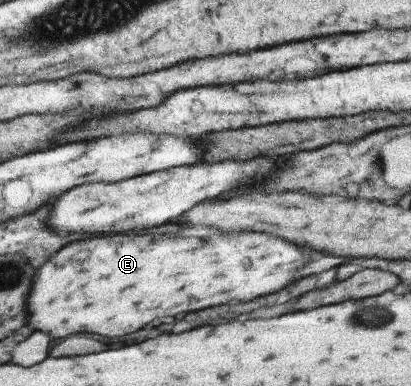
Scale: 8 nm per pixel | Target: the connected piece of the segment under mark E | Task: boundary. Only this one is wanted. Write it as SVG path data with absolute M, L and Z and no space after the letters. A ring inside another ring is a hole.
M241 232L241 234L223 234L223 236L209 236L205 238L191 238L189 236L163 236L163 234L155 234L155 240L147 240L141 234L107 234L107 236L91 236L79 242L71 242L67 246L63 246L57 254L53 254L45 264L41 264L31 280L31 292L27 294L27 326L31 326L33 330L39 332L47 332L51 338L61 340L69 334L79 334L79 332L87 332L87 334L95 334L95 336L103 336L103 338L119 338L123 334L131 334L139 328L143 328L147 322L155 320L155 318L173 318L181 312L193 312L193 310L201 310L201 308L209 308L215 304L223 304L223 302L241 302L241 300L253 300L257 296L263 296L267 292L275 292L279 288L285 286L287 280L293 280L291 274L295 270L301 268L301 250L297 250L293 244L283 242L275 236L267 236L267 234L253 234L253 232Z

